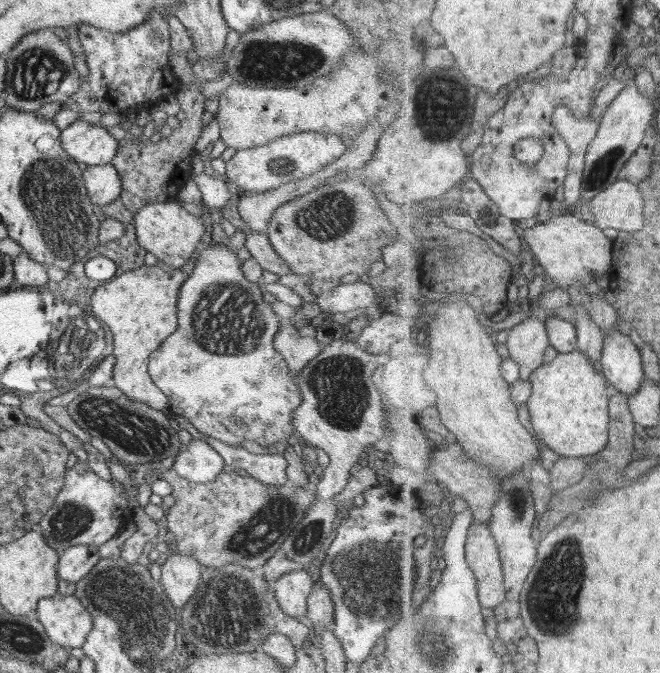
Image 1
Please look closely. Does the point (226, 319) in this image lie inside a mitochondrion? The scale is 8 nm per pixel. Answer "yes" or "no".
yes

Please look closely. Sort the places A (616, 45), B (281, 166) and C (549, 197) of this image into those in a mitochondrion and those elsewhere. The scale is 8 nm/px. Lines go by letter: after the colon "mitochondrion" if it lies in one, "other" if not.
A: other
B: mitochondrion
C: other

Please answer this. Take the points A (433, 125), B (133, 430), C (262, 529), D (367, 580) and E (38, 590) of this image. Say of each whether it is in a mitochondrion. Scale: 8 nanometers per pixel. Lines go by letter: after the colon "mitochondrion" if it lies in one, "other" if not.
A: mitochondrion
B: mitochondrion
C: mitochondrion
D: mitochondrion
E: other

